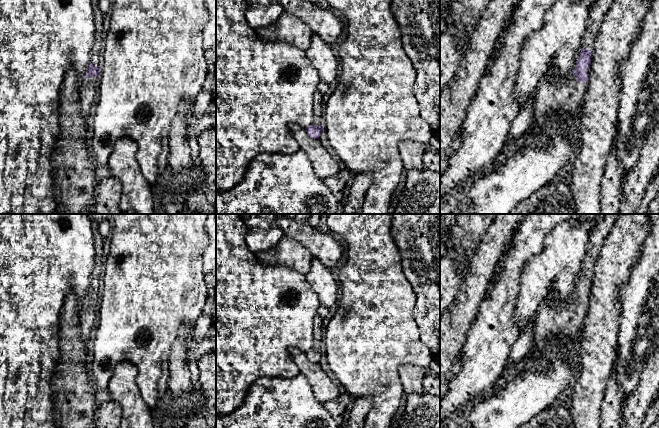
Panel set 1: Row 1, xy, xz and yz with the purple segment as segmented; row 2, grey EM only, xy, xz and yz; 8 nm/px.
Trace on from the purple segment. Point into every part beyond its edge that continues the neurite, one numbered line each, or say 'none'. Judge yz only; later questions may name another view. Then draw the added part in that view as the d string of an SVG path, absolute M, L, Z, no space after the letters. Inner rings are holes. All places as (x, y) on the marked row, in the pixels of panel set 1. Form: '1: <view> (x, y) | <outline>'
1: yz (598, 10) | M597 0L590 8L587 28L582 38L582 48L593 49L596 36L599 32L603 18L613 0Z
2: yz (558, 100) | M555 67L551 68L542 79L534 101L533 120L527 132L536 138L533 132L538 129L541 137L537 142L547 144L547 132L552 126L573 120L581 106L586 86L587 83L579 83L576 76L564 77Z

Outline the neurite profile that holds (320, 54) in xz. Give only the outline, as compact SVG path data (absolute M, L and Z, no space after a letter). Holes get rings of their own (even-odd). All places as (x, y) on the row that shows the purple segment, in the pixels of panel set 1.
M312 33L311 44L305 53L310 63L317 70L320 81L330 84L335 80L340 63L330 44Z

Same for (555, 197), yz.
M549 182L521 201L510 214L576 214L575 198L569 184Z

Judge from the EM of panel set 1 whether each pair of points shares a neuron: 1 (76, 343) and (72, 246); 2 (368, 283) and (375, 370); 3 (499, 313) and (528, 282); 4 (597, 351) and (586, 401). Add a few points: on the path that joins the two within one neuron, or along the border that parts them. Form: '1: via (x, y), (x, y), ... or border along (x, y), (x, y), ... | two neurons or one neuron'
1: border along (72, 290), (68, 292), (60, 312) | two neurons
2: via (368, 305), (369, 348) | one neuron
3: border along (522, 269), (519, 293), (513, 315) | two neurons
4: via (596, 363), (589, 389) | one neuron

